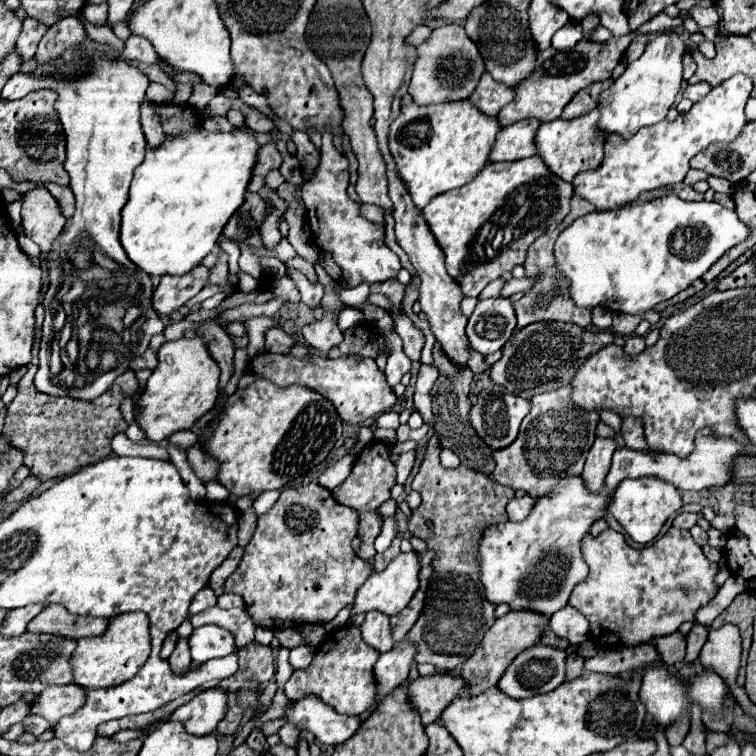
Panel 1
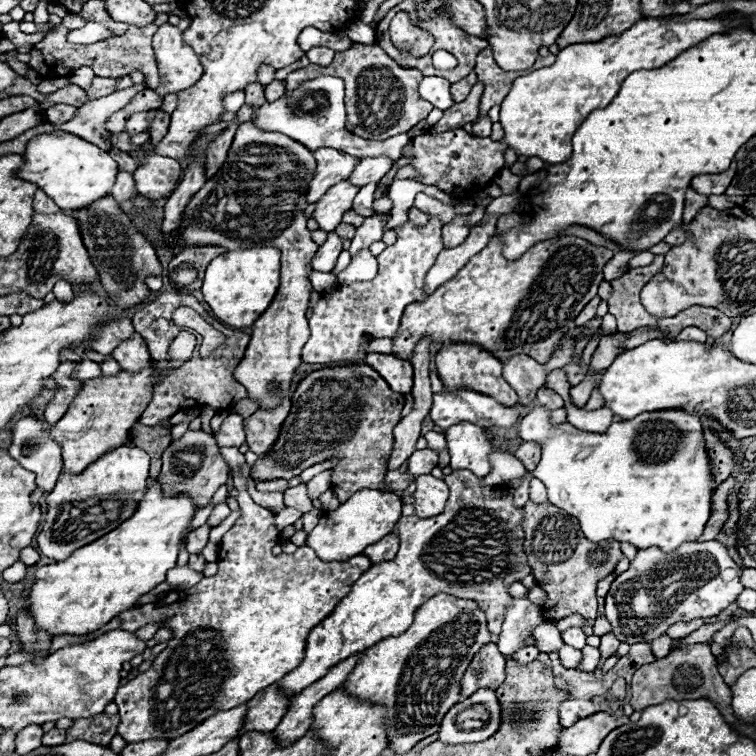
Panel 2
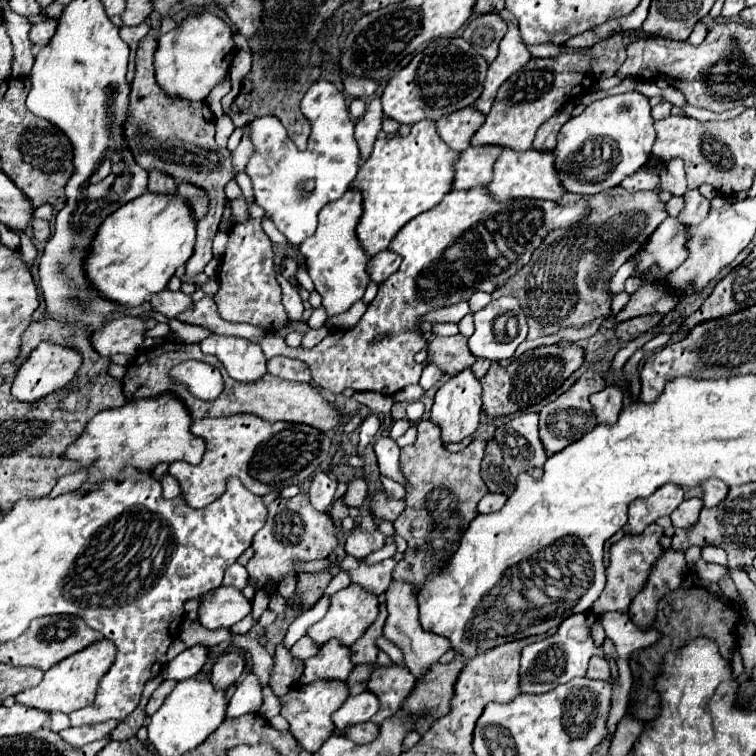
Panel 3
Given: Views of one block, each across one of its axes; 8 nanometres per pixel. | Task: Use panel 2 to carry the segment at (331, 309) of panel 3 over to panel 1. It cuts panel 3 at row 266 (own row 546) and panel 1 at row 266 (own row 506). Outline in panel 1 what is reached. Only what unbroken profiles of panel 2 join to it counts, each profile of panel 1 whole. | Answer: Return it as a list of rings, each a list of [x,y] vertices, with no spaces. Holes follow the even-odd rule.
[[[326,128],[322,132],[322,148],[320,148],[320,166],[314,182],[306,182],[302,186],[302,198],[306,206],[306,224],[312,232],[314,244],[332,254],[332,260],[340,266],[342,276],[338,278],[340,288],[356,288],[358,284],[374,284],[396,278],[400,266],[398,256],[384,244],[384,226],[366,220],[360,214],[360,206],[348,198],[348,160],[340,150],[332,144],[333,134]]]

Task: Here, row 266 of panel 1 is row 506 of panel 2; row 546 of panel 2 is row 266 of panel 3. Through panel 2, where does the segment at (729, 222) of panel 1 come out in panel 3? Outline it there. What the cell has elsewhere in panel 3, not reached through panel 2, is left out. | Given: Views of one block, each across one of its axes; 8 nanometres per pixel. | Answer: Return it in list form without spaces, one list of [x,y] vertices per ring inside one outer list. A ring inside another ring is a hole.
[[[666,218],[660,228],[650,236],[650,244],[640,250],[636,270],[648,270],[652,264],[658,264],[662,274],[672,272],[686,260],[686,230],[684,224],[678,222],[678,218]]]

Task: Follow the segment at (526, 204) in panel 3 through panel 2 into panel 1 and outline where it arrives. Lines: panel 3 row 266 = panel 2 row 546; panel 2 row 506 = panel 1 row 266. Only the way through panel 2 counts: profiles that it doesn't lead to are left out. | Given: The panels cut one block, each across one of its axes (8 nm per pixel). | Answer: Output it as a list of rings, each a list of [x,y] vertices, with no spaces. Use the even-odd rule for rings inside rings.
[[[530,156],[512,164],[488,164],[466,186],[430,200],[430,204],[422,208],[422,218],[444,252],[448,276],[462,288],[464,296],[480,296],[484,286],[496,280],[502,272],[510,272],[514,266],[524,264],[530,244],[544,232],[554,230],[564,220],[570,210],[572,192],[572,184],[552,176],[538,156]]]

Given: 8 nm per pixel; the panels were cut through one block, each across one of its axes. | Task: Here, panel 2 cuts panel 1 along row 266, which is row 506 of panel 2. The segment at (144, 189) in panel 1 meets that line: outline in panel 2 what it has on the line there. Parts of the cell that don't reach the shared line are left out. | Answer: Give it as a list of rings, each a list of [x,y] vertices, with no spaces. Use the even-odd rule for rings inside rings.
[[[154,480],[132,518],[96,542],[76,550],[70,558],[34,572],[34,584],[26,598],[26,612],[34,618],[34,630],[46,632],[50,638],[84,636],[106,626],[122,610],[136,606],[138,598],[162,584],[166,572],[176,566],[180,538],[194,512],[192,498],[162,498],[160,482]]]

